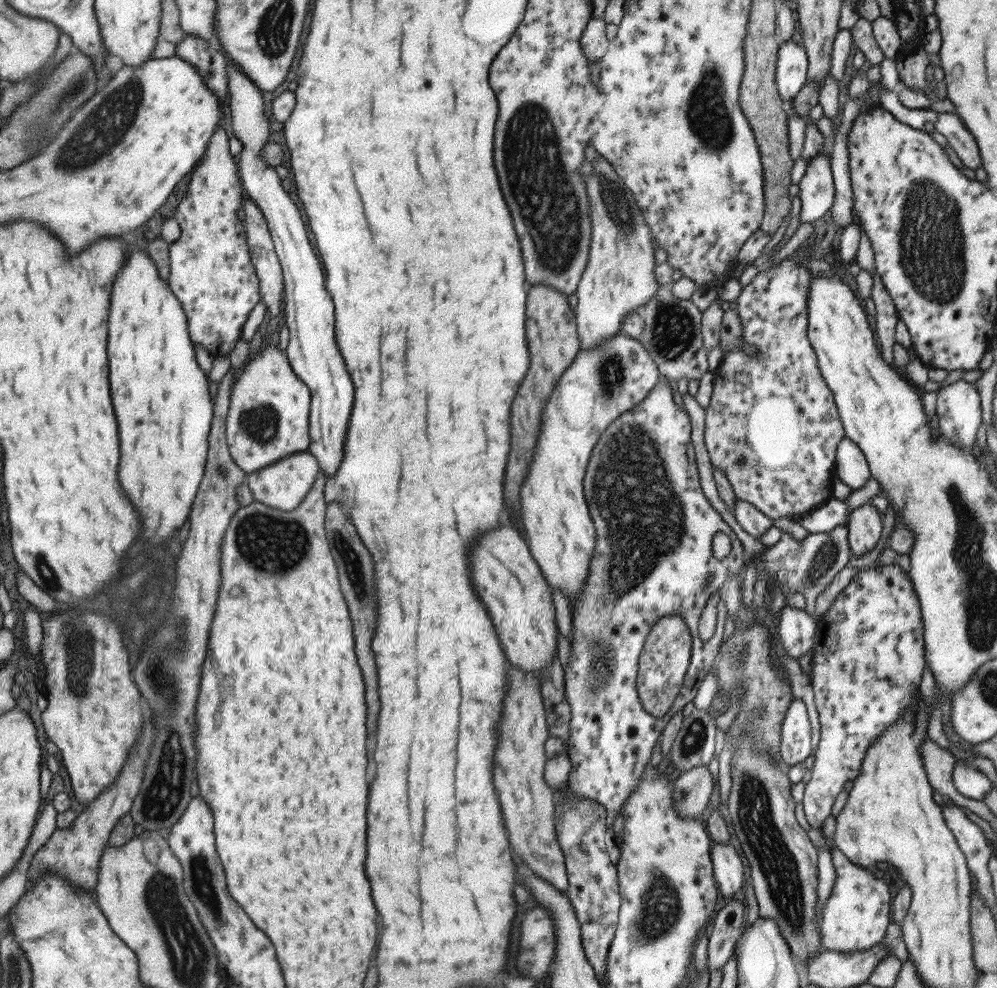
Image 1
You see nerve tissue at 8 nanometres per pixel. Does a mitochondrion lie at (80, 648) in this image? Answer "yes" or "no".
yes

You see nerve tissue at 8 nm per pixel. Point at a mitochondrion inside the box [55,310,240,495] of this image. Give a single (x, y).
(222, 473)

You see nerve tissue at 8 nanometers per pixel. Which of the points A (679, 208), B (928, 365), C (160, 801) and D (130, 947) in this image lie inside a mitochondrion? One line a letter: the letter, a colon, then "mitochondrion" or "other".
A: other
B: other
C: mitochondrion
D: other

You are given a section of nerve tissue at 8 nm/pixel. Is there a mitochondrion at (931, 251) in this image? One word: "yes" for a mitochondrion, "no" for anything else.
yes

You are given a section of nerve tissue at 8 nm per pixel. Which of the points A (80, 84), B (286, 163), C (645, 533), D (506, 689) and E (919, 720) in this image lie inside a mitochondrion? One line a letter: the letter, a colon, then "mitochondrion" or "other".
A: mitochondrion
B: other
C: mitochondrion
D: other
E: other

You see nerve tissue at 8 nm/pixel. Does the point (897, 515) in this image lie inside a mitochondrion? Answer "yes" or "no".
no

